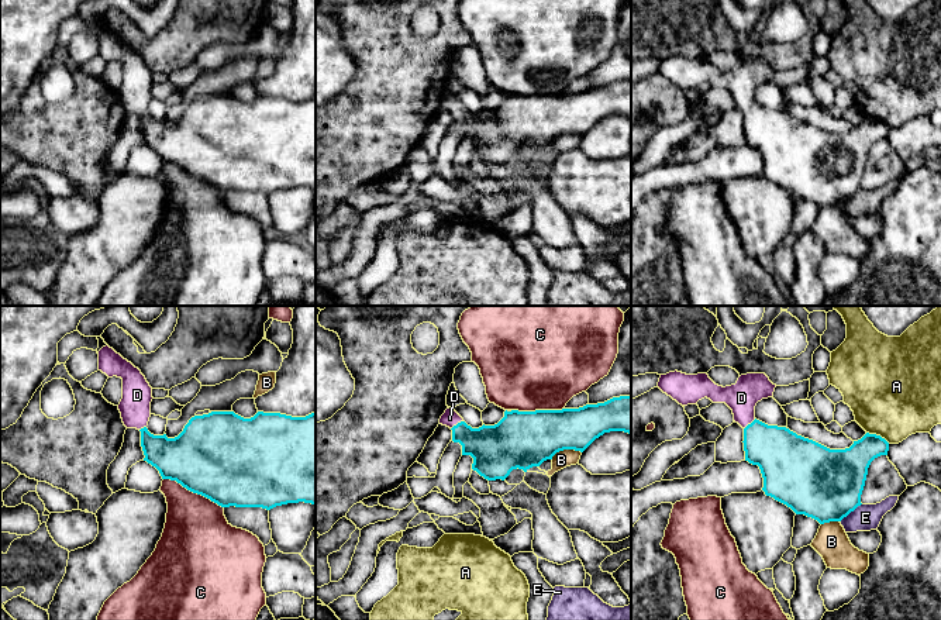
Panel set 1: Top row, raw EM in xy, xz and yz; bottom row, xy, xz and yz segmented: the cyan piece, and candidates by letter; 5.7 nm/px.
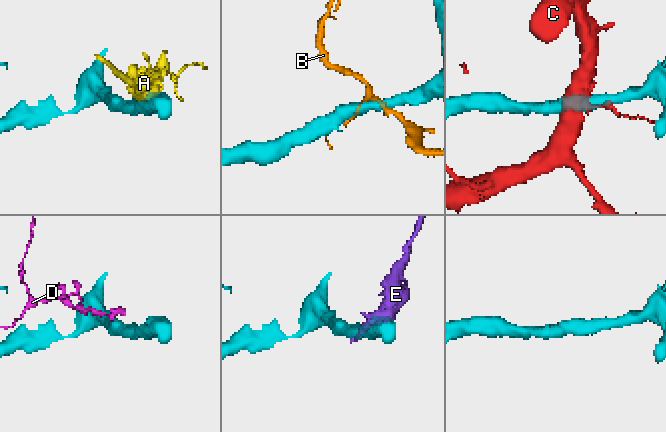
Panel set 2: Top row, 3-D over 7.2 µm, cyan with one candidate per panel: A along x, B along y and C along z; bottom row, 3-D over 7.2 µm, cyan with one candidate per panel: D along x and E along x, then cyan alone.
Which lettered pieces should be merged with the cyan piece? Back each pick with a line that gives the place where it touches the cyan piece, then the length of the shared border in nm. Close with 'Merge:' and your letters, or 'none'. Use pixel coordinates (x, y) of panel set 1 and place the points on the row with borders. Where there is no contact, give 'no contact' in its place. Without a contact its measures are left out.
D: meets cyan in xz at (458, 423); contact 90 nm long
Merge: D

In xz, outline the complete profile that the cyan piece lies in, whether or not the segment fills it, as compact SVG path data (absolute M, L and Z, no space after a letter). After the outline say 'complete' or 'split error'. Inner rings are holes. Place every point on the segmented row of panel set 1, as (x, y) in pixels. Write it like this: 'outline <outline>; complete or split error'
outline M631 396L613 397L604 403L586 404L579 409L504 411L494 426L472 428L454 410L447 409L440 424L452 430L452 441L462 445L462 455L473 458L472 469L487 480L504 480L513 469L527 472L563 450L583 452L596 438L610 431L631 434Z; split error

